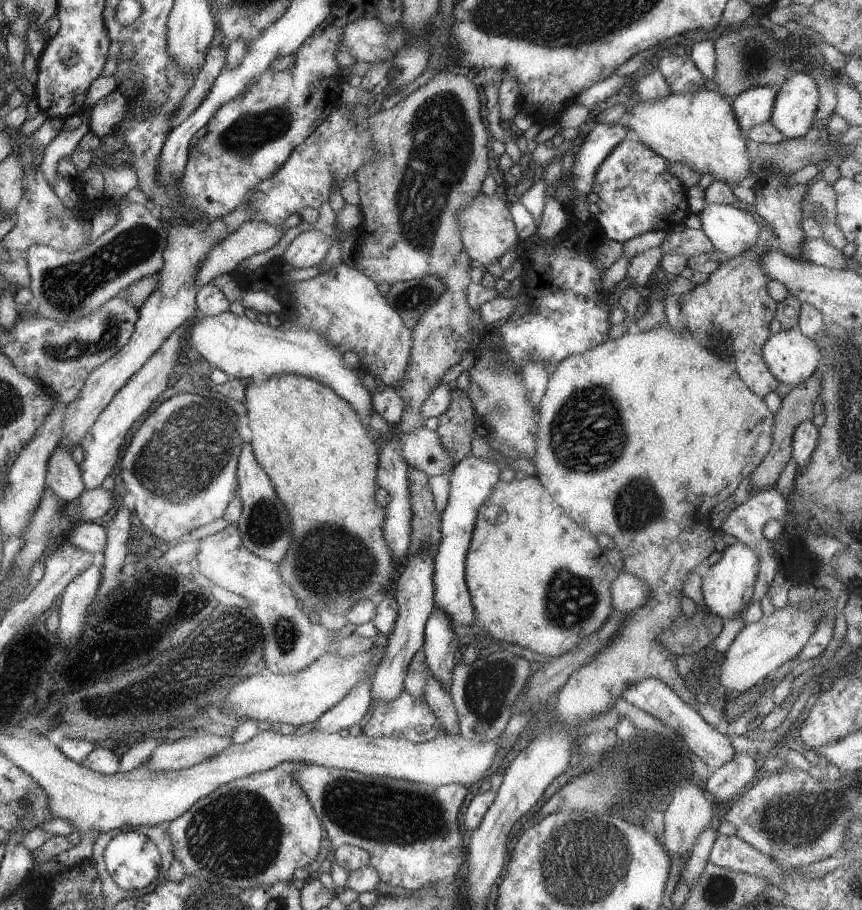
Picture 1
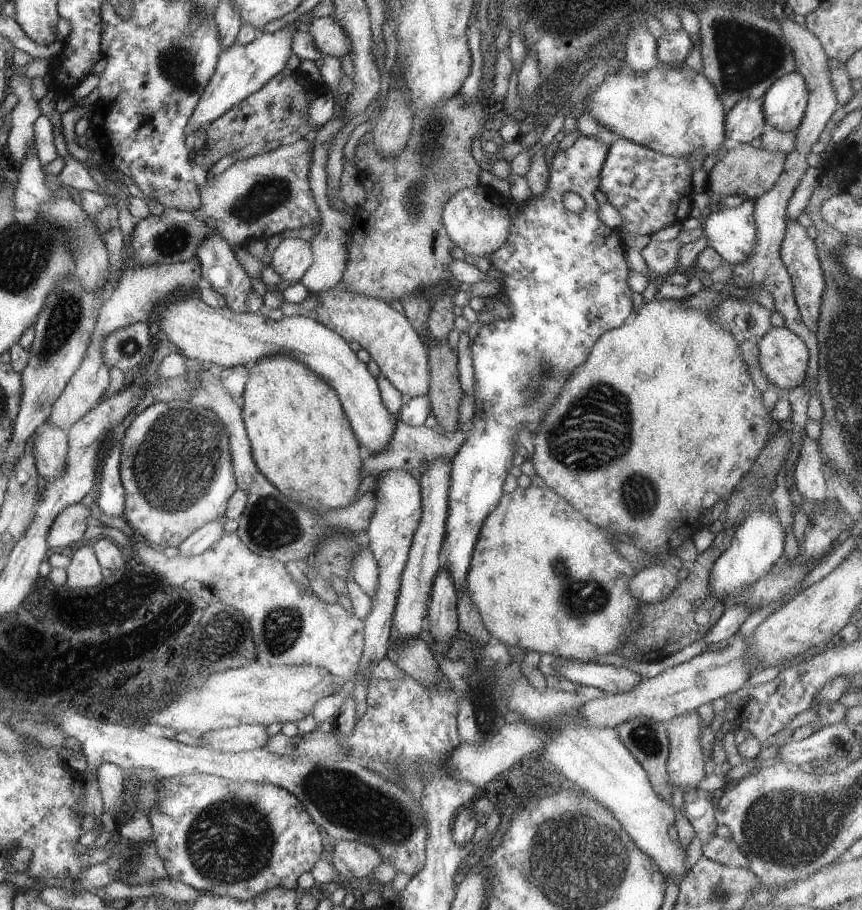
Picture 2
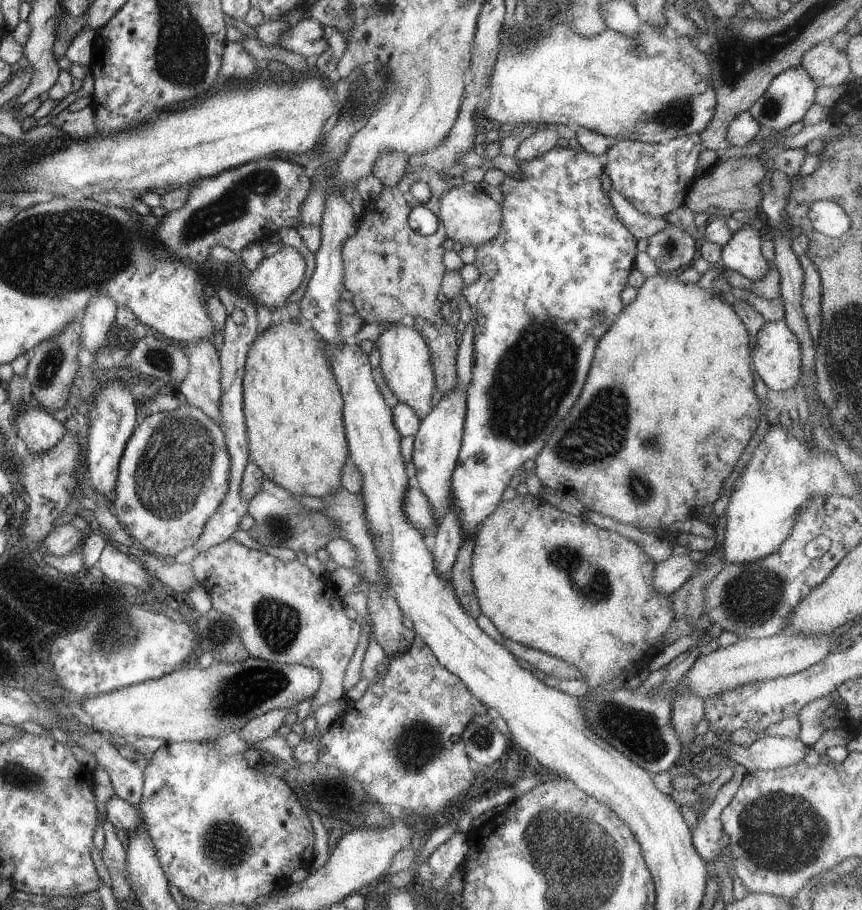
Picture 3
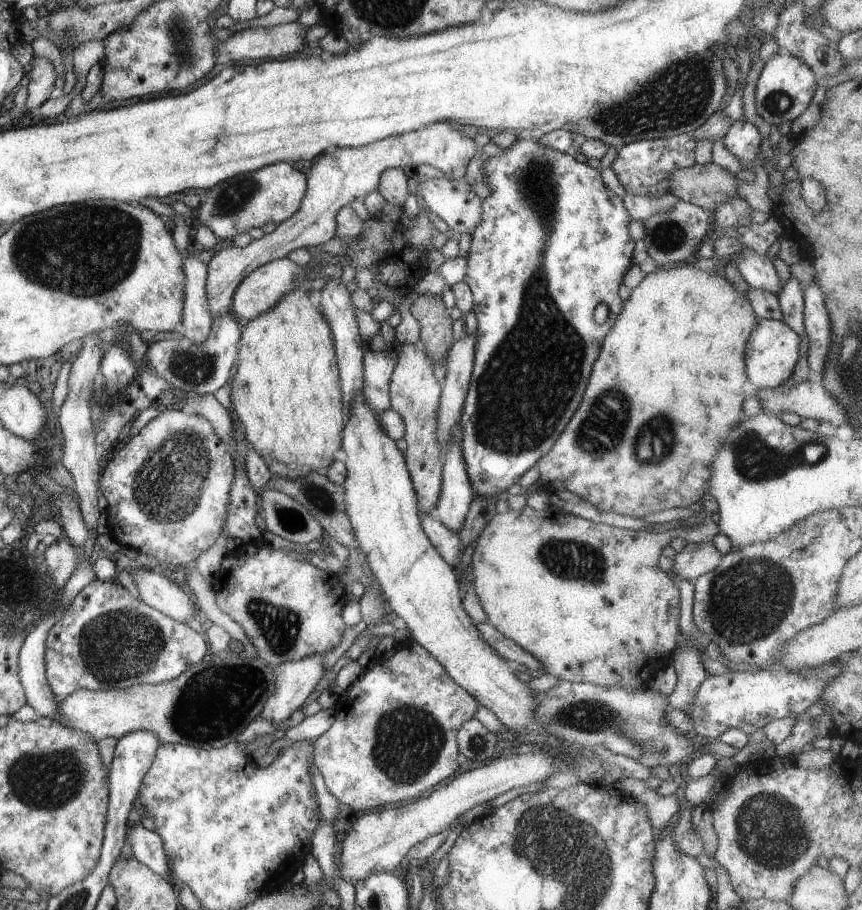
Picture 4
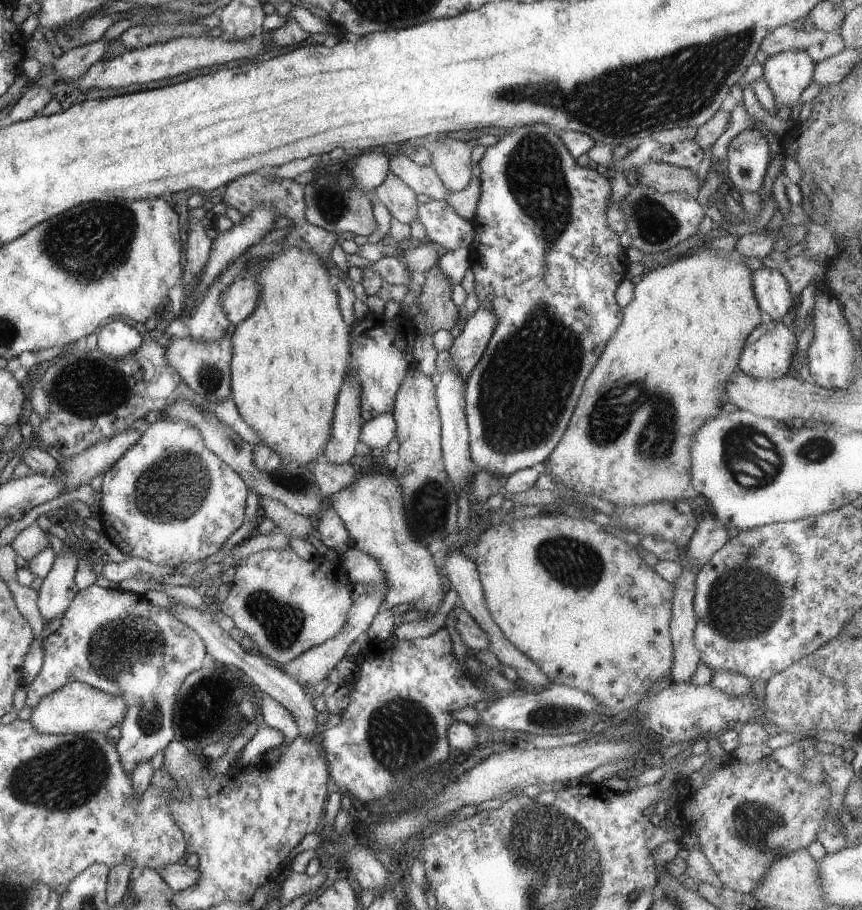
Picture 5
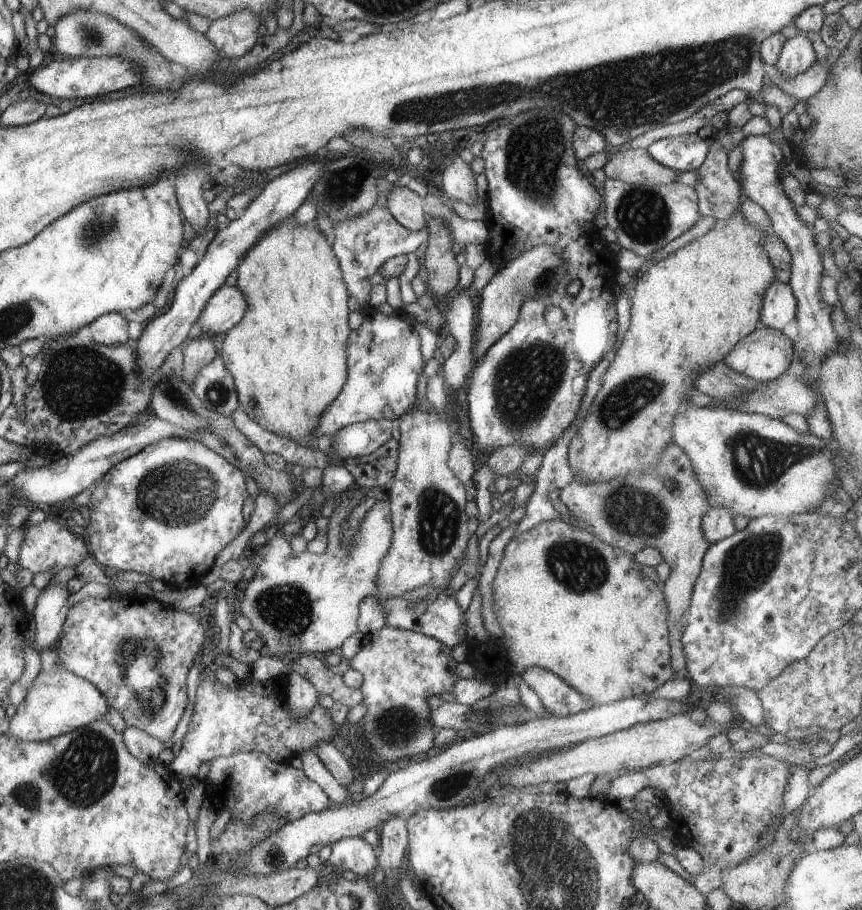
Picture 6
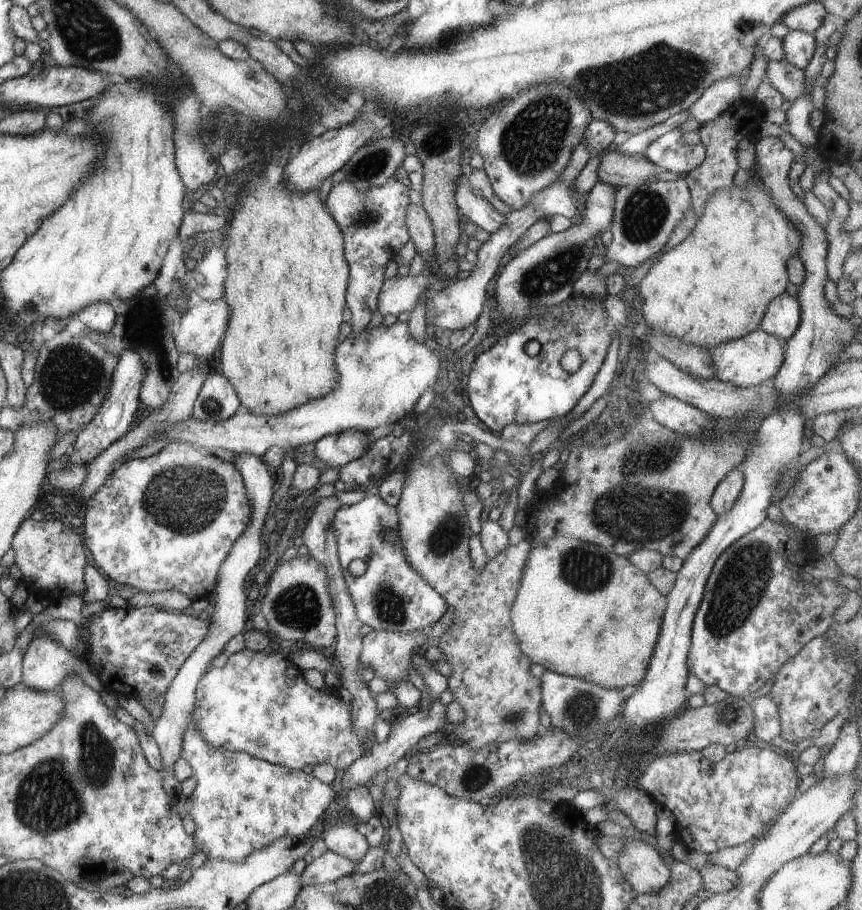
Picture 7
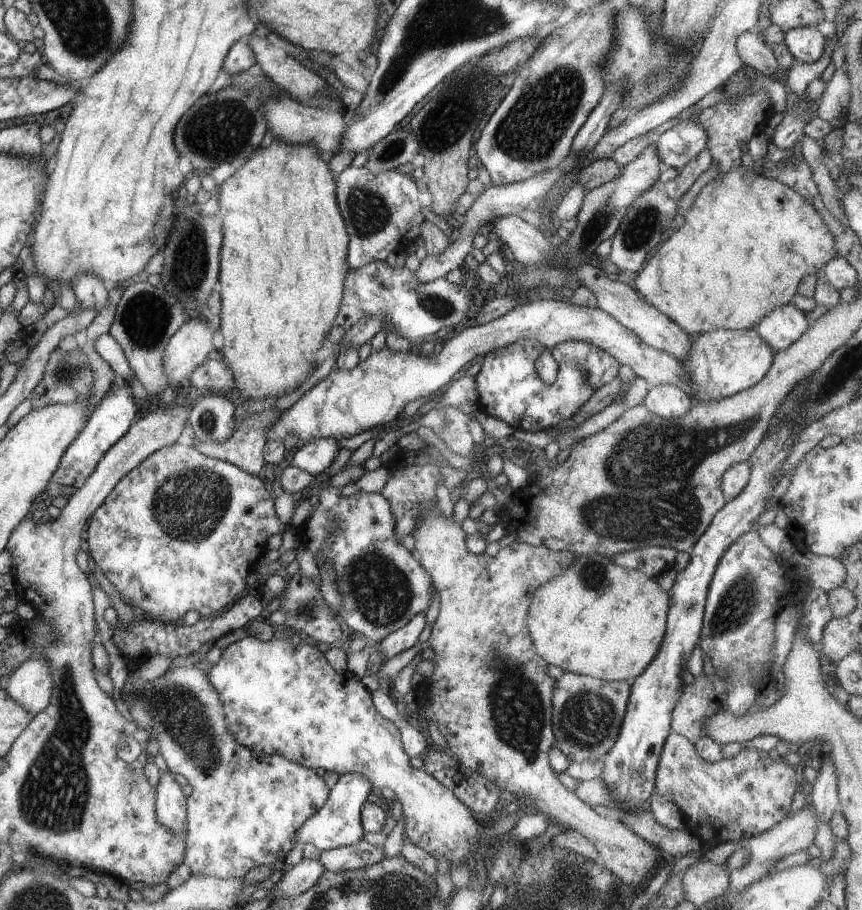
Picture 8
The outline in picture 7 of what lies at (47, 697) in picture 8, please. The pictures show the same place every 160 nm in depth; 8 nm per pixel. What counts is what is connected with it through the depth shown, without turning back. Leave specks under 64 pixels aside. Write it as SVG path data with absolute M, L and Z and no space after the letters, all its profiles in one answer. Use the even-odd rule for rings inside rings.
M40 635L32 639L26 653L23 654L23 680L26 686L30 688L48 692L60 686L61 682L69 676L76 673L82 677L86 685L94 691L100 692L104 688L101 685L98 675L82 660L77 659L72 652L68 651L64 645L61 645L55 638L48 635Z

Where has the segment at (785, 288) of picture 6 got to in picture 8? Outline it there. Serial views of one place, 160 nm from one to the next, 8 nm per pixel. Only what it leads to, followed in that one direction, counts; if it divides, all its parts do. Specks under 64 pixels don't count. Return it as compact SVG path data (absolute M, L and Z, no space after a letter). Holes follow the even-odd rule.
M792 302L772 310L755 328L755 332L776 354L789 348L808 330L812 321Z

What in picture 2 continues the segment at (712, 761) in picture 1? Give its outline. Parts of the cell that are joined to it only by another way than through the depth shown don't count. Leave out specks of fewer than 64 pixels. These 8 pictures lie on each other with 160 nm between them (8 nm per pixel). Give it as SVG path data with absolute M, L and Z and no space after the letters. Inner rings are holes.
M556 658L553 666L558 672L558 677L568 679L577 685L594 686L608 695L628 692L637 687L643 679L639 673L626 667L616 667L616 665L589 662L571 664L568 659Z

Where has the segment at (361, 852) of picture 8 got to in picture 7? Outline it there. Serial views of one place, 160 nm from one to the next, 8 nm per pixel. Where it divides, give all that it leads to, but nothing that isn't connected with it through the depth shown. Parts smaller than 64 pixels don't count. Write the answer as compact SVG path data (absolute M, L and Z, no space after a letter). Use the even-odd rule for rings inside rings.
M327 851L306 865L306 868L299 876L300 886L307 887L335 881L341 876L352 874L358 864L332 851Z

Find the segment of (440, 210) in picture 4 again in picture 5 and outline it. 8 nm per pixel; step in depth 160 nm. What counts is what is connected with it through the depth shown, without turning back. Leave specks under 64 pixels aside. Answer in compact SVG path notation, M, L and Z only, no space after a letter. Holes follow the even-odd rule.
M398 153L391 157L390 162L391 173L403 180L417 195L426 194L430 199L446 201L452 192L446 188L432 166L420 166L406 155Z

